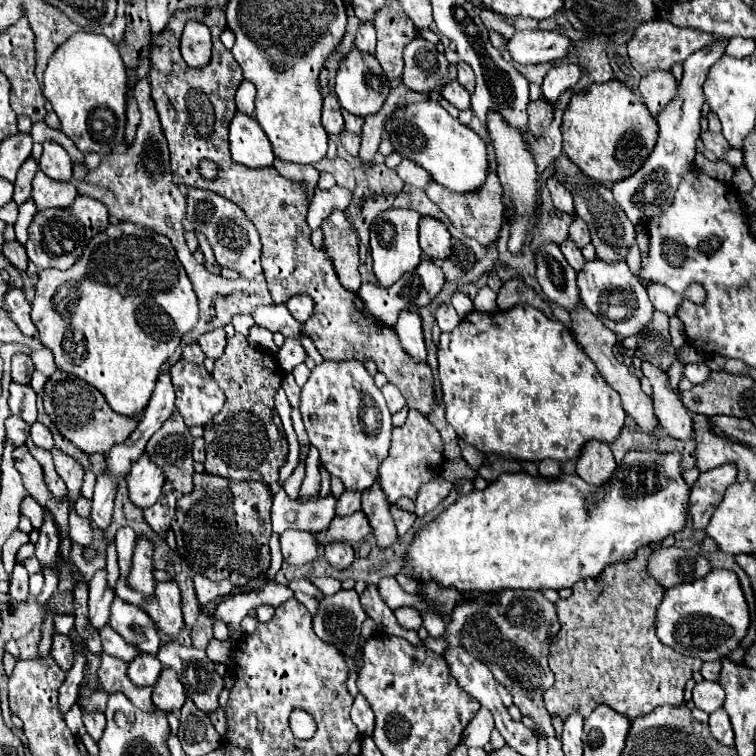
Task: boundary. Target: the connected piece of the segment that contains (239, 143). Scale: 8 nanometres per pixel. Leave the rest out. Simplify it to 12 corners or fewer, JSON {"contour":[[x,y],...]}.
{"contour":[[236,113],[230,151],[246,167],[272,167],[268,137],[254,117]]}

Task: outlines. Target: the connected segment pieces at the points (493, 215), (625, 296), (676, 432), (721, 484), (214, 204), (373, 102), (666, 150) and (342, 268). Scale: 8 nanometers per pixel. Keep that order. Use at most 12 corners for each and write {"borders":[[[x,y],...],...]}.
{"borders":[[[490,159],[476,195],[428,181],[426,195],[450,223],[488,247],[502,225],[502,187]],[[586,261],[584,305],[616,335],[652,321],[646,287],[626,261]],[[647,361],[641,371],[652,383],[660,427],[686,441],[692,413],[668,387],[668,373]],[[736,465],[700,473],[692,485],[690,517],[710,523],[724,491],[736,481]],[[188,189],[186,217],[220,267],[262,273],[260,235],[232,201]],[[354,47],[334,91],[352,115],[376,115],[390,93],[378,59]],[[728,41],[692,53],[658,141],[612,193],[634,225],[670,207],[694,165],[700,87]],[[344,211],[322,223],[328,251],[344,289],[358,293],[358,235]]]}

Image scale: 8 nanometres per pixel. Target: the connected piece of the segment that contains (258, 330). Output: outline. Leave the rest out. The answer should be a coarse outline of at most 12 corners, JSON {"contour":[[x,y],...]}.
{"contour":[[250,327],[250,347],[264,347],[276,353],[272,333],[264,327]]}

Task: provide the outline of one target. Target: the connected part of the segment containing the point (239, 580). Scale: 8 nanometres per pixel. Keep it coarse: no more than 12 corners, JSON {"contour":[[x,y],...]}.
{"contour":[[194,473],[172,521],[212,581],[270,567],[272,493]]}

